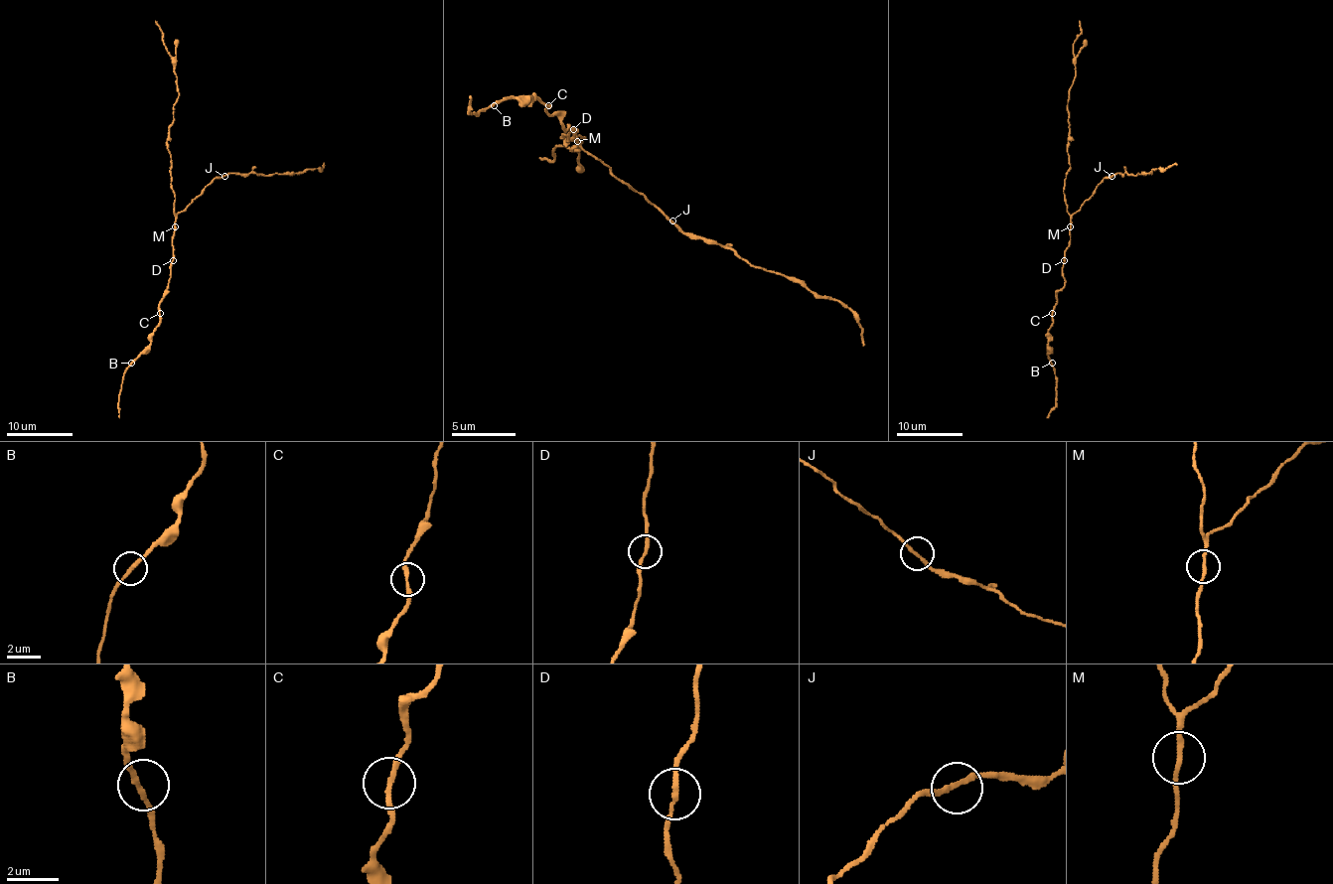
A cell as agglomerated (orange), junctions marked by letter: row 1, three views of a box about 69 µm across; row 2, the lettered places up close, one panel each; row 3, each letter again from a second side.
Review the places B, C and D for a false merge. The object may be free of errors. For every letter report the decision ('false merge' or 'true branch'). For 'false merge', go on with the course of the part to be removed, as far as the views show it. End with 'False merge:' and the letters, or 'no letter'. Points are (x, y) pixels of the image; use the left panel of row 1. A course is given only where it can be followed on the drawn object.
B: true branch
C: true branch
D: true branch
False merge: no letter

